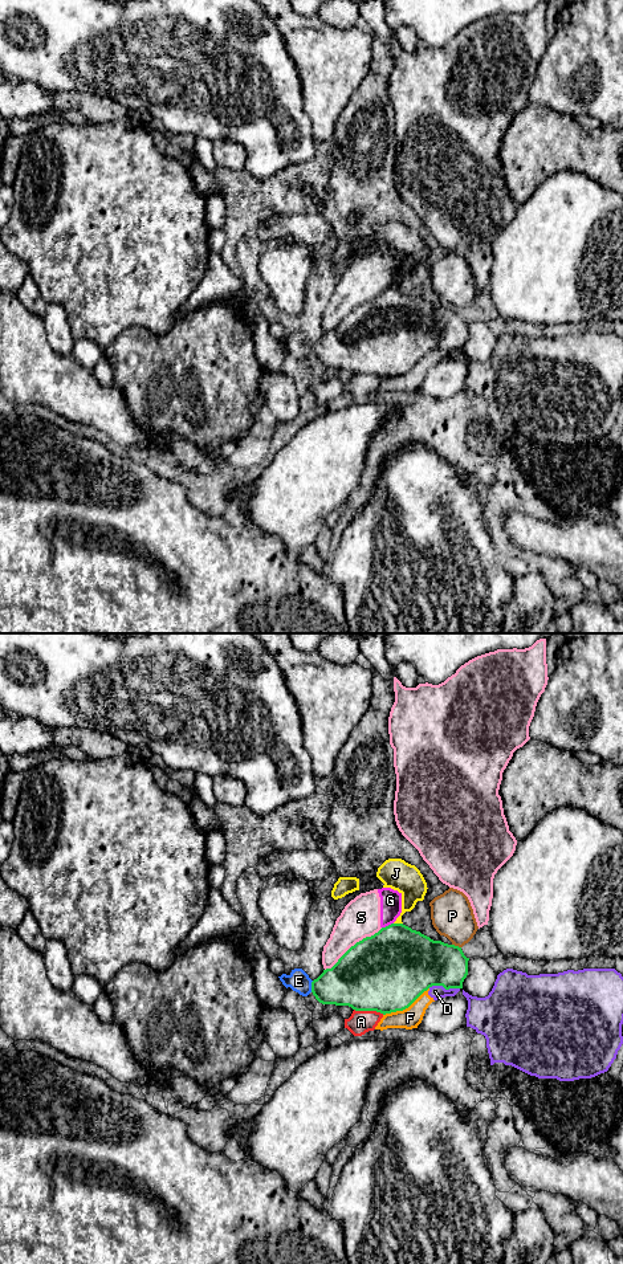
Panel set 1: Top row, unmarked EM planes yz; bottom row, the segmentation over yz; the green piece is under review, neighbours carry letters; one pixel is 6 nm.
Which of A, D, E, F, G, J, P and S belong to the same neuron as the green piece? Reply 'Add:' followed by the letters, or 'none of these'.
Add: E

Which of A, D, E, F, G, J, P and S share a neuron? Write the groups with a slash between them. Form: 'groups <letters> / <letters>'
groups A / D F / E / G S / J / P

